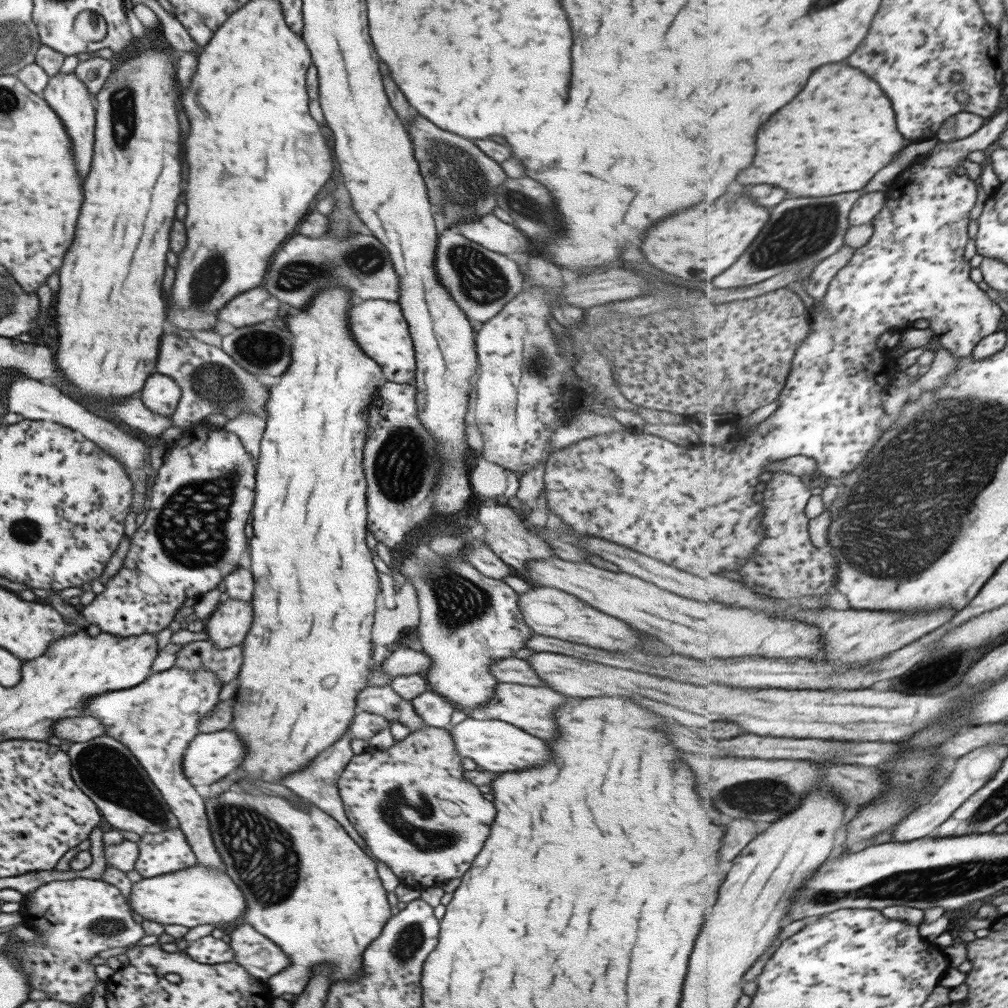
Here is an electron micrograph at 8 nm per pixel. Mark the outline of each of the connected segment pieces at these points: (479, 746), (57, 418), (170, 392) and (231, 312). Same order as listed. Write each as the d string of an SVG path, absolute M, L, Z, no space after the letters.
M469 715L459 724L448 726L448 731L452 734L455 749L461 758L472 758L484 771L496 774L519 771L545 765L550 759L554 759L546 740L538 739L524 732L524 729L502 720L477 720Z
M16 376L16 378L12 378L12 382L8 382L8 388L4 392L8 394L8 398L6 398L6 412L16 412L16 414L20 414L20 416L30 420L48 419L56 424L80 431L80 434L83 434L86 439L95 442L110 456L116 457L116 460L124 465L124 470L126 470L126 474L128 474L128 478L132 482L132 488L134 488L130 510L138 514L144 509L146 494L149 488L149 478L151 473L155 471L151 464L151 456L149 455L150 448L146 447L144 442L130 437L128 433L118 429L110 419L103 417L96 411L90 410L82 402L76 402L64 395L55 385L46 385L41 381Z
M153 372L139 390L138 397L152 412L170 417L181 399L181 388L173 378Z
M256 287L229 300L217 312L217 320L224 320L235 328L271 322L278 314L280 303L265 288Z

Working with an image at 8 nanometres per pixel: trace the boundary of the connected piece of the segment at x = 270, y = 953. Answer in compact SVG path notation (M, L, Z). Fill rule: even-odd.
M251 924L240 925L231 931L230 937L234 961L253 979L264 983L290 967L288 956Z

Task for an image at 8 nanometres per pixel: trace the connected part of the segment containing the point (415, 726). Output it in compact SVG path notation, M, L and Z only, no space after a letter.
M389 684L364 687L356 696L355 714L362 711L379 714L391 722L401 722L411 732L427 726L416 714L411 701L402 698Z

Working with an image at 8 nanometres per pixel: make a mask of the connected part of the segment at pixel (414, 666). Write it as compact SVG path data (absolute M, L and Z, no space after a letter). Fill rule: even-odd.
M410 646L396 648L382 661L381 667L393 679L408 674L424 675L429 672L432 663L430 656L420 651L420 648Z

